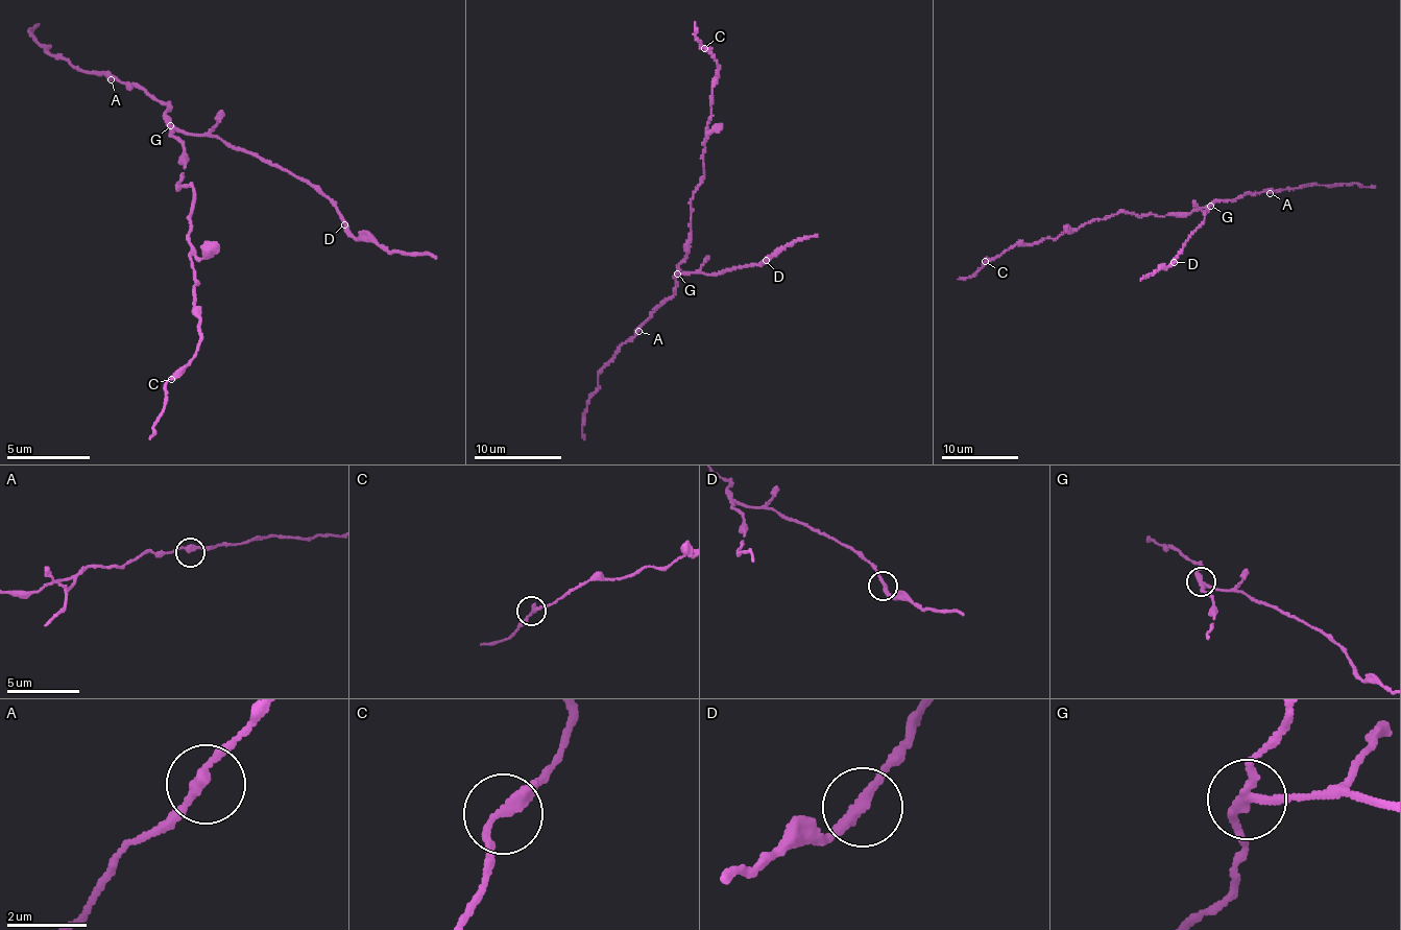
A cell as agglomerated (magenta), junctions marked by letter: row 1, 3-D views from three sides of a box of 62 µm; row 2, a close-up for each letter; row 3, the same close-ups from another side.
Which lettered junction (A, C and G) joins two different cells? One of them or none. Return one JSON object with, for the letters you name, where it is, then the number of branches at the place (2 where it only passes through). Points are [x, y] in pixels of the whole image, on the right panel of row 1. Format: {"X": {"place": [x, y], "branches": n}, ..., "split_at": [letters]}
{"G": {"place": [1210, 206], "branches": 3}, "split_at": ["G"]}

